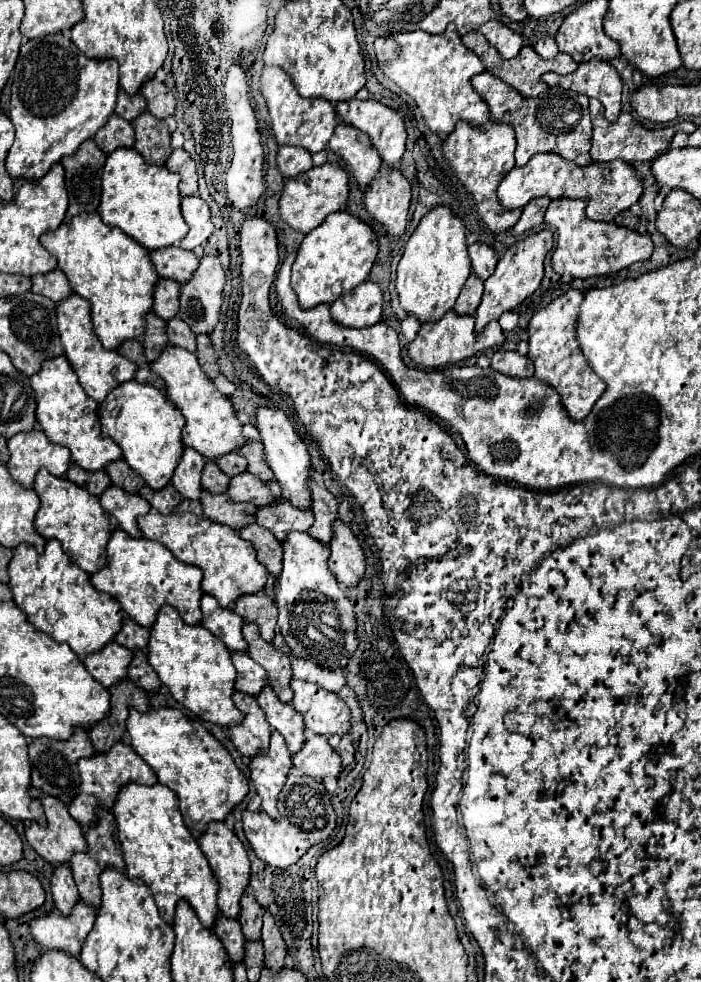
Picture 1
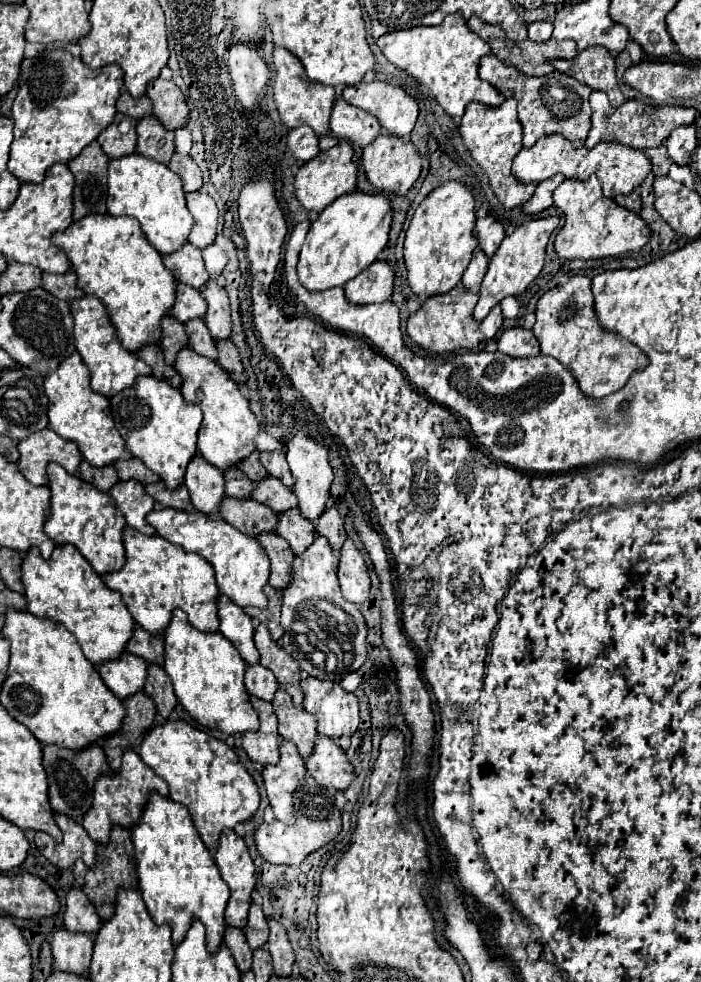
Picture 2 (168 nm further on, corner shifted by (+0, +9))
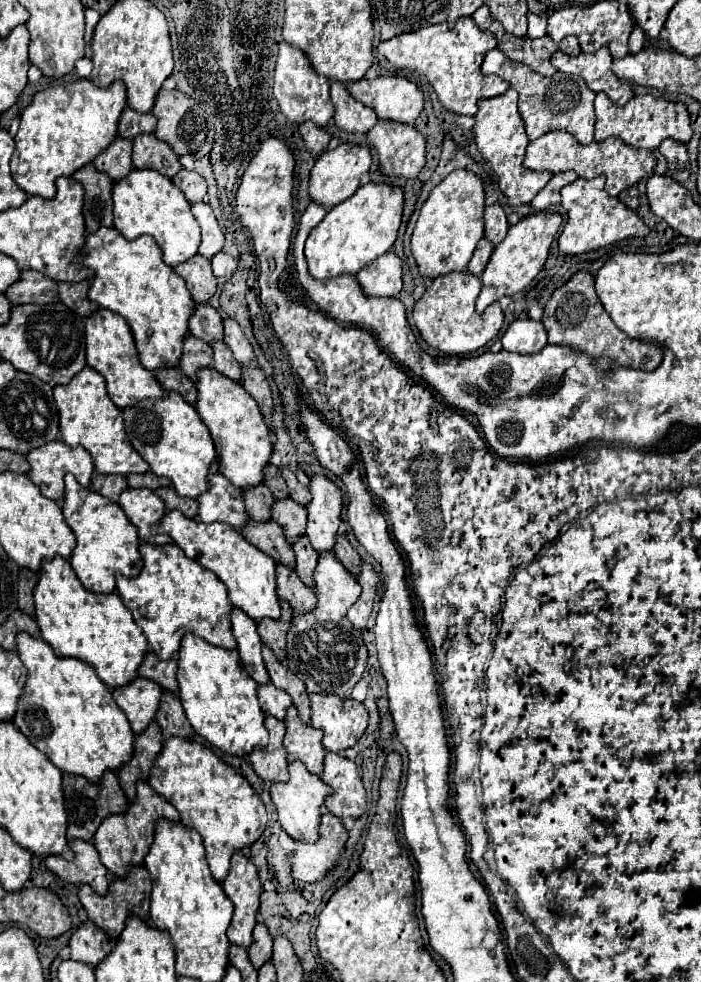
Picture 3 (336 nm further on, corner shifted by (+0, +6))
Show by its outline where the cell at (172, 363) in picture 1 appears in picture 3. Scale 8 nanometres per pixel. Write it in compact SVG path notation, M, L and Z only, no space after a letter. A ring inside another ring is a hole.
M200 368L196 372L196 412L200 414L202 422L208 426L220 462L220 474L224 474L234 486L246 488L256 486L262 482L262 470L268 464L272 442L268 436L268 426L264 424L262 412L258 404L242 386L214 368Z

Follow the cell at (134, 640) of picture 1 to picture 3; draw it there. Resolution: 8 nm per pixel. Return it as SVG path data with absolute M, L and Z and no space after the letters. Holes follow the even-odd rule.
M148 652L144 656L140 668L138 668L138 674L144 676L144 678L150 678L152 682L156 682L162 688L172 690L176 694L176 690L178 690L178 684L176 684L176 678L174 678L176 670L178 670L176 660L172 660L172 658L170 660L160 660L154 652Z

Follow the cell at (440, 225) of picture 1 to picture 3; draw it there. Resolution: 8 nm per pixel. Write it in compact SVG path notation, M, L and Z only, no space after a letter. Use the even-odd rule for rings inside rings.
M466 170L448 174L420 208L420 216L410 240L412 256L422 278L438 278L466 270L476 242L484 236L484 186L478 176Z

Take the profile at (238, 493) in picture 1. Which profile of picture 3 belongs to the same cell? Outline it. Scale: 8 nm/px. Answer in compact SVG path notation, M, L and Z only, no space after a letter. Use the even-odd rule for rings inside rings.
M282 498L272 504L272 520L276 520L286 534L288 542L294 542L298 534L306 530L306 508L292 498Z

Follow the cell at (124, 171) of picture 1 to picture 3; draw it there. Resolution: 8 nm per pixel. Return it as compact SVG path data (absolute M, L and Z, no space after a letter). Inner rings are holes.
M134 168L126 178L120 178L112 186L114 198L114 226L128 238L134 240L142 234L152 236L164 252L164 262L176 266L192 258L200 242L200 226L190 212L190 204L184 194L172 184L170 178L154 170Z

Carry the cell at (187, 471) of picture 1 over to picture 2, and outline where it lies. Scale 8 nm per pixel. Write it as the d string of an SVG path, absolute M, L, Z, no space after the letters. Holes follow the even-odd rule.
M196 455L186 471L184 485L190 491L192 505L204 515L216 515L220 511L220 503L226 497L224 493L224 473L218 467L206 463L200 455Z

